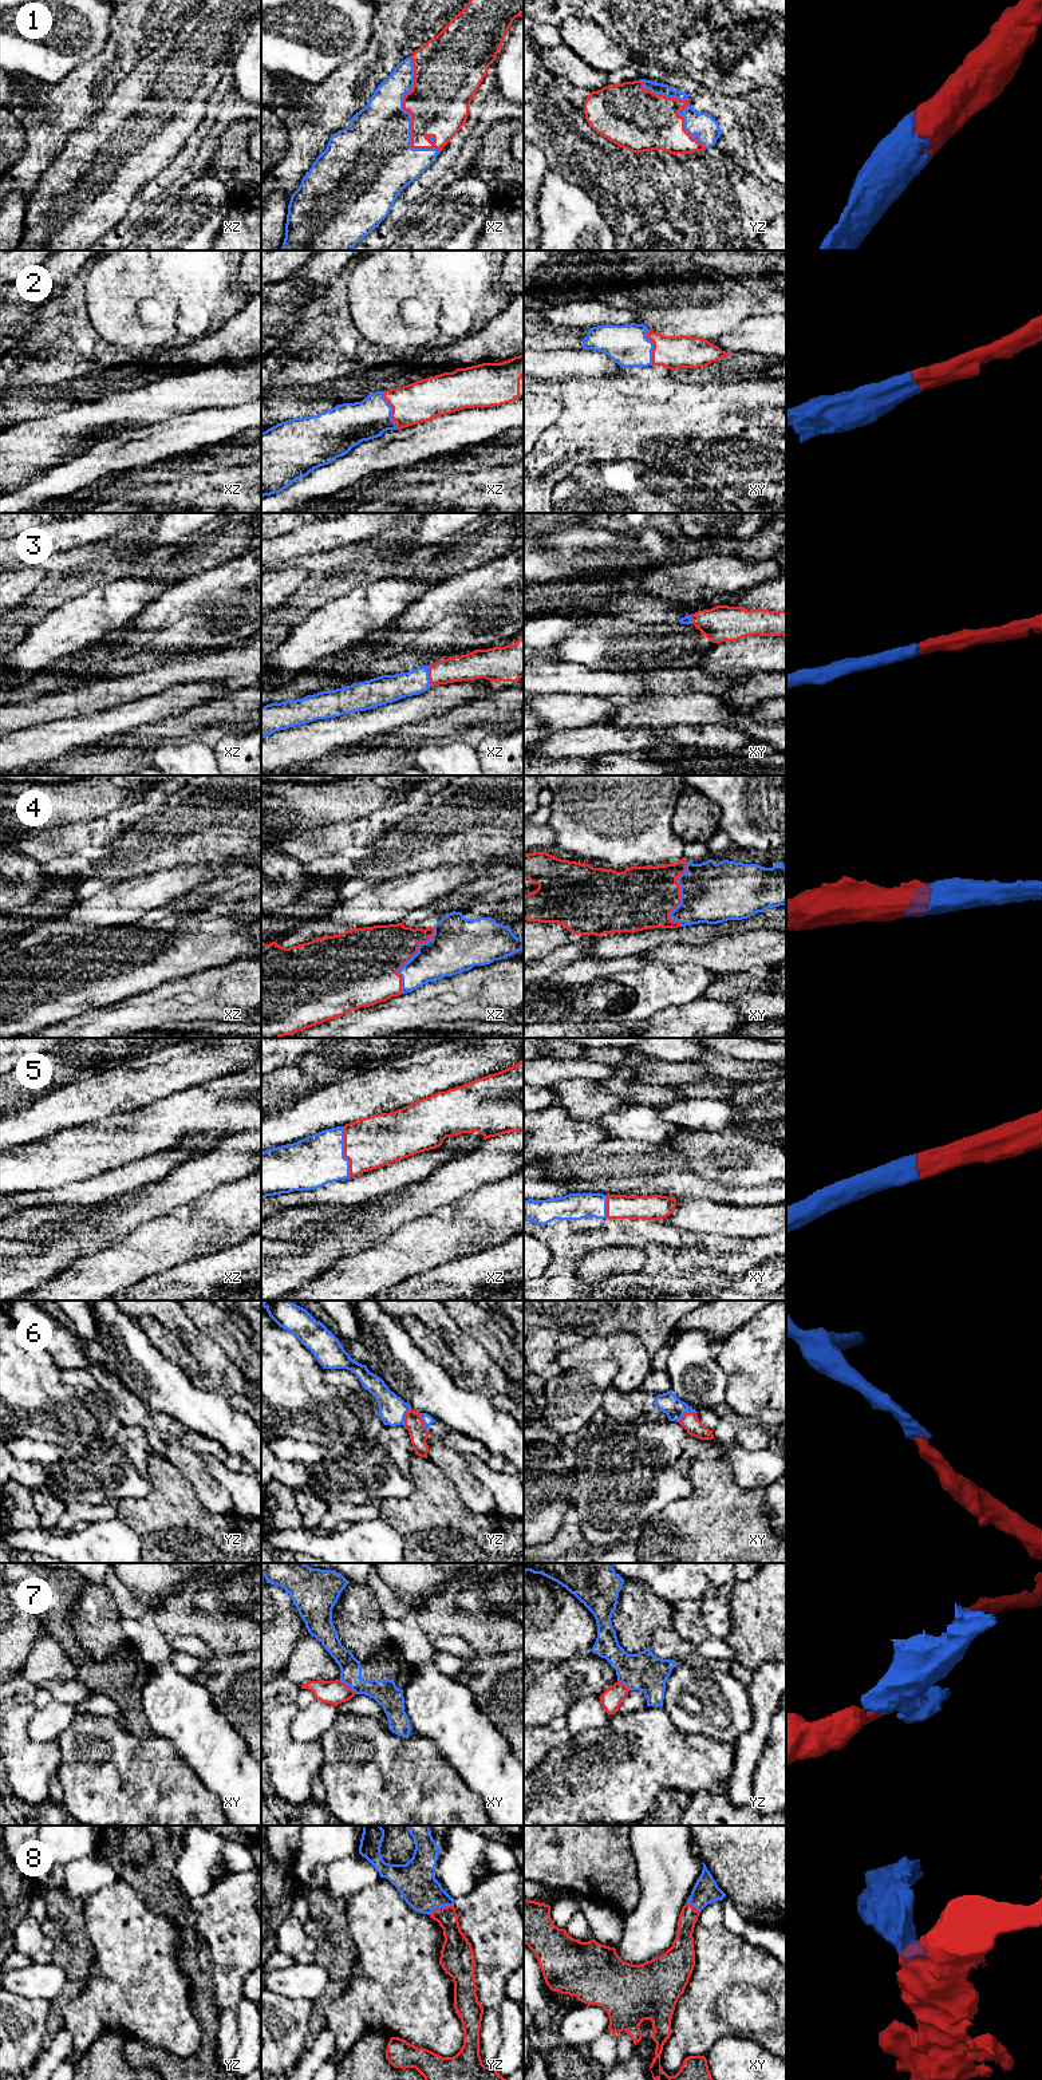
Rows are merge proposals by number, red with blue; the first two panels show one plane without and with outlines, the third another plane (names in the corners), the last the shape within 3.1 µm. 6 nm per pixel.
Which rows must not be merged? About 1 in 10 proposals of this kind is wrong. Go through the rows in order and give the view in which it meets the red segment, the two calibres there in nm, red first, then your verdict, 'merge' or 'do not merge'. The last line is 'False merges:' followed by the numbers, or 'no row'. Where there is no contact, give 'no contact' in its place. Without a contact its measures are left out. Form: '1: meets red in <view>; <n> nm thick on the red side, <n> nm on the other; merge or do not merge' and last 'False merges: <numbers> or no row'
1: meets red in xz; 360 nm thick on the red side, 400 nm on the other; merge
2: meets red in xz; 240 nm thick on the red side, 240 nm on the other; merge
3: meets red in xz; 160 nm thick on the red side, 160 nm on the other; merge
4: meets red in xz; 380 nm thick on the red side, 300 nm on the other; merge
5: meets red in xz; 320 nm thick on the red side, 300 nm on the other; merge
6: meets red in xy; 110 nm thick on the red side, 120 nm on the other; merge
7: meets red in xy; 140 nm thick on the red side, 160 nm on the other; do not merge
8: meets red in yz; 160 nm thick on the red side, 240 nm on the other; merge
False merges: 7

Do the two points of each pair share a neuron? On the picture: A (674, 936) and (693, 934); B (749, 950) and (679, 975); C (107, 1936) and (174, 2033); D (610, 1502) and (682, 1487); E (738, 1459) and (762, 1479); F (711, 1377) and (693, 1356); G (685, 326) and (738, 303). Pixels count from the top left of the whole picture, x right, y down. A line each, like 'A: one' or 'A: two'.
A: one
B: two
C: one
D: one
E: one
F: one
G: one

